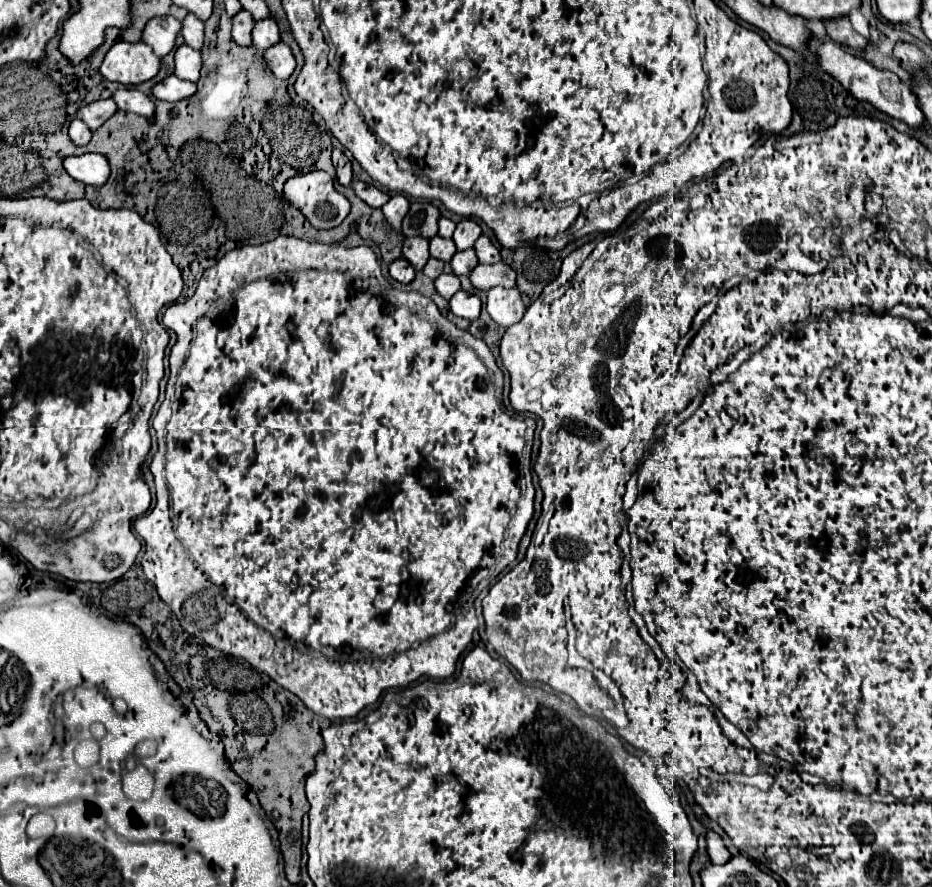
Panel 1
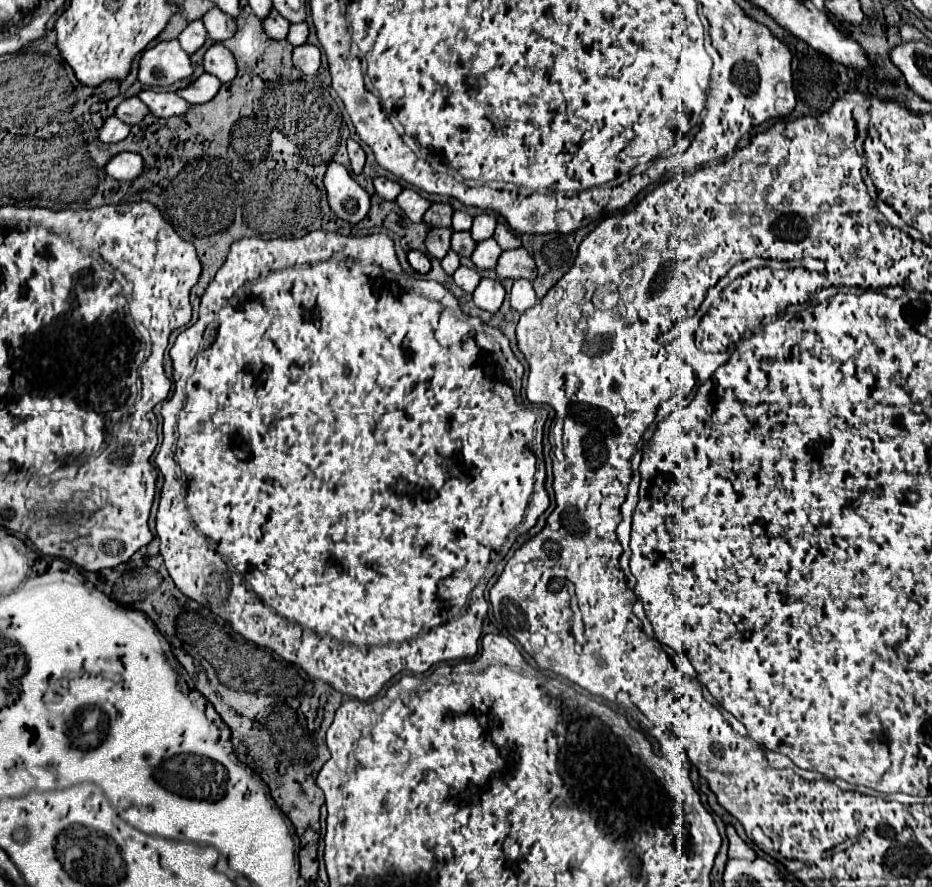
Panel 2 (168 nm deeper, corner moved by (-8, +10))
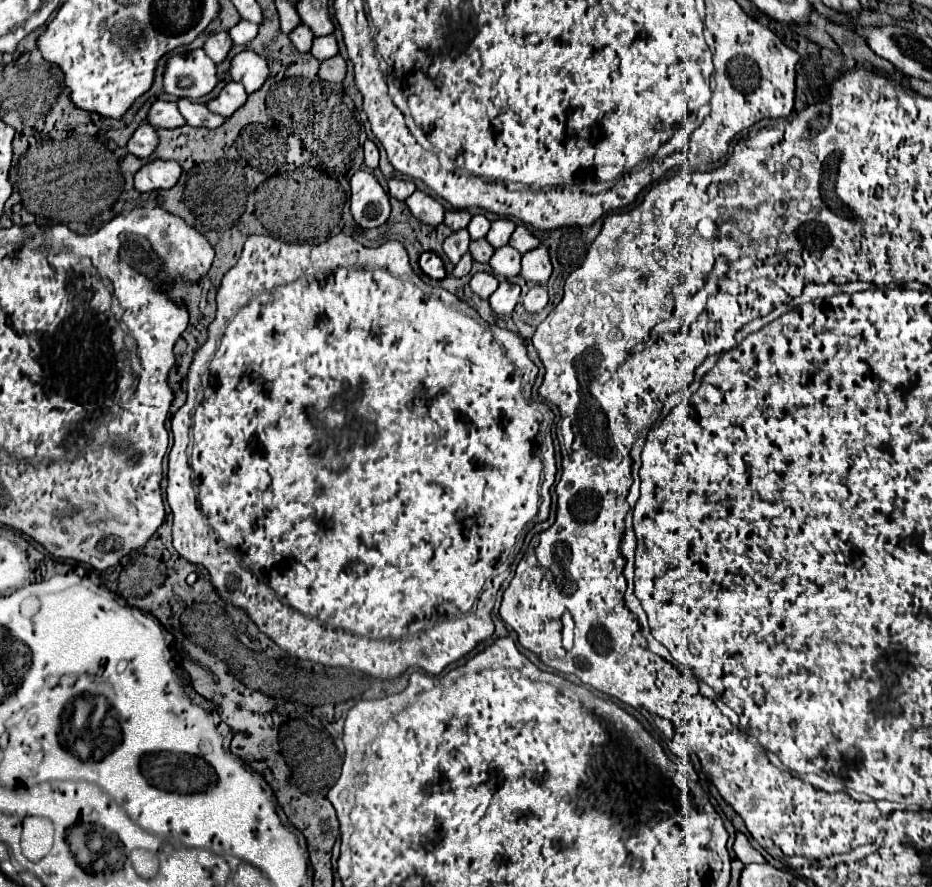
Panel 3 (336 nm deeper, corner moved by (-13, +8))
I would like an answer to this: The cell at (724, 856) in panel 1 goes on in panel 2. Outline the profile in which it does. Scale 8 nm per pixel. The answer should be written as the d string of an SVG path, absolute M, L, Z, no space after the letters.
M727 826L727 838L729 838L729 858L747 858L747 860L757 858L755 850L739 838L733 826Z

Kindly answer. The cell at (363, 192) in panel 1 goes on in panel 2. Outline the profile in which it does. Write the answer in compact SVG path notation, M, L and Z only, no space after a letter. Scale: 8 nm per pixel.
M375 178L375 190L381 198L385 200L395 200L399 194L401 194L401 184L395 182L395 180L389 180L389 178Z

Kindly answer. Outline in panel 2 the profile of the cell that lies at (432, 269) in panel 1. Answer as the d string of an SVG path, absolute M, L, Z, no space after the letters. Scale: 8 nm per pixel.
M449 250L447 256L441 260L441 266L443 266L443 270L451 276L451 274L459 268L459 254L453 252L453 250Z

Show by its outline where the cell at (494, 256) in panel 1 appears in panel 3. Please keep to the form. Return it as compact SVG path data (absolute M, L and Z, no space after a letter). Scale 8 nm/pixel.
M518 224L518 226L516 226L516 230L514 230L514 234L510 236L510 246L512 246L512 248L516 248L518 252L534 250L538 244L540 244L540 242L538 242L538 238L536 238L532 232L528 232L528 230L526 230L526 226L522 226L522 224Z

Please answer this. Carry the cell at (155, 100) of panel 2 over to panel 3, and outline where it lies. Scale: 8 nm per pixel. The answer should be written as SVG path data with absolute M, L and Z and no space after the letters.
M180 98L178 102L178 110L180 114L186 118L186 122L190 126L206 126L206 128L216 128L218 124L222 124L222 116L212 114L208 108L204 108L204 104L198 102L190 102L188 98Z

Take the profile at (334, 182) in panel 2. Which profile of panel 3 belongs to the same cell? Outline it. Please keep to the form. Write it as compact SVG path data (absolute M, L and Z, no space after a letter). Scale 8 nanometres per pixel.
M358 170L350 178L350 212L358 226L378 228L390 216L388 194L382 190L372 172Z

